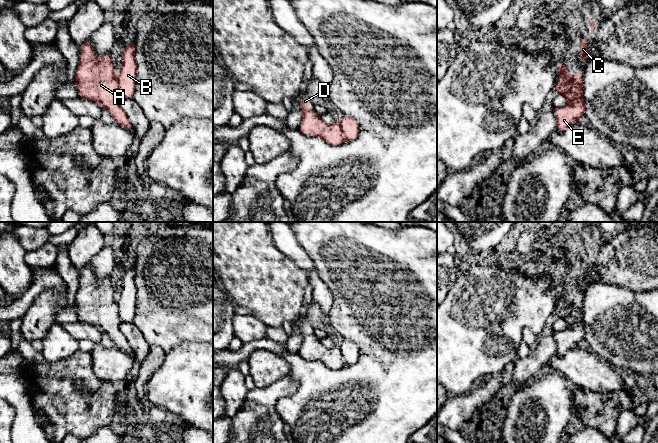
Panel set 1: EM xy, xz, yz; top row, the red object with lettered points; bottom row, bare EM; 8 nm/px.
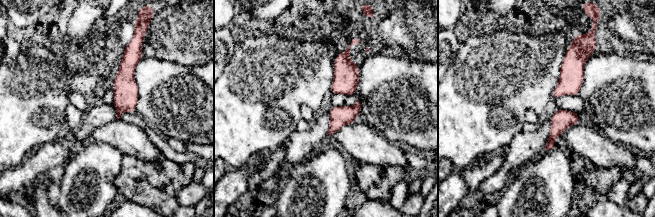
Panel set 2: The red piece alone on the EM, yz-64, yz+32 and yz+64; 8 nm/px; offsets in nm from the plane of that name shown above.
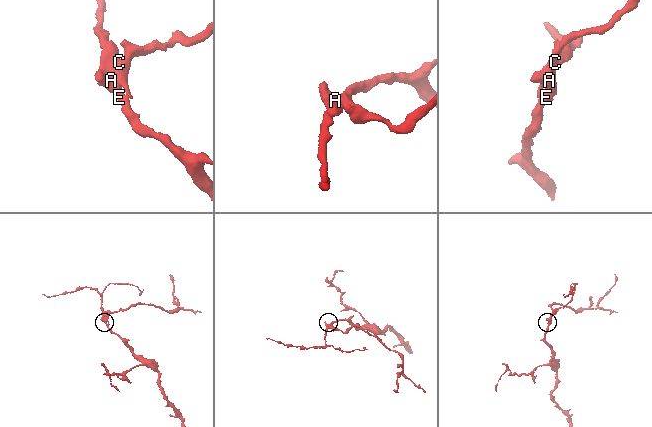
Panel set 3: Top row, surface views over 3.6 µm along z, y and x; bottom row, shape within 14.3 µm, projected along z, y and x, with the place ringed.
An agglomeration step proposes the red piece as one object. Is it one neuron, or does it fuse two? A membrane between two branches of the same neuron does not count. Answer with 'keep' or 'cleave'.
cleave

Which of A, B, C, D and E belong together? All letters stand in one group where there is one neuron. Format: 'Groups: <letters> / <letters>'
Groups: A C D E / B

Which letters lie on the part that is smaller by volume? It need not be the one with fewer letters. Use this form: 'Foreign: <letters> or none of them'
Foreign: B

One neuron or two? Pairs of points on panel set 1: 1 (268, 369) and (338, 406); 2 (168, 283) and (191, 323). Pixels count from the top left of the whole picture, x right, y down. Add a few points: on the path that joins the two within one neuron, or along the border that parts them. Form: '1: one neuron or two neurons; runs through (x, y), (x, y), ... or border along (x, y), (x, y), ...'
1: two neurons; border along (280, 355), (289, 363), (291, 371)
2: one neuron; runs through (178, 293), (191, 306), (191, 313)

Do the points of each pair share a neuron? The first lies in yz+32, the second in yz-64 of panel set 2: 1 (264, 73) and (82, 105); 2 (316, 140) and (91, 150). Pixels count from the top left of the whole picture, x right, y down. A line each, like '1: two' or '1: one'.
1: two
2: two

